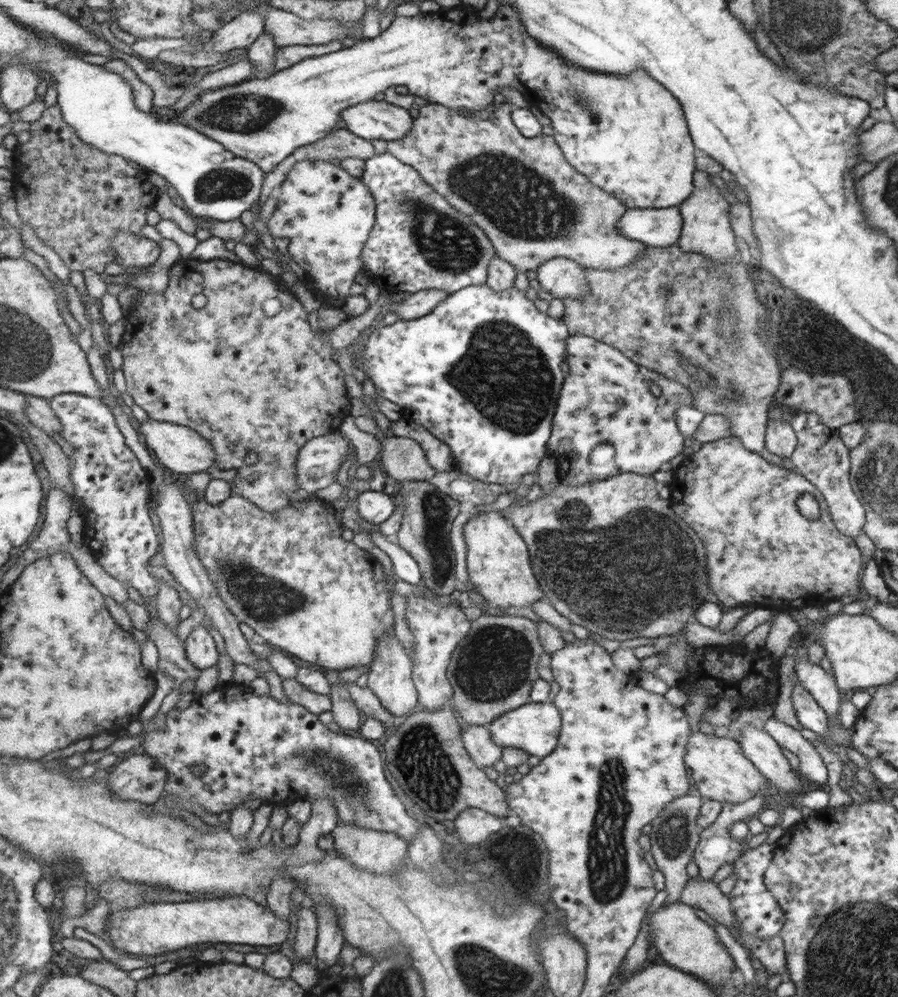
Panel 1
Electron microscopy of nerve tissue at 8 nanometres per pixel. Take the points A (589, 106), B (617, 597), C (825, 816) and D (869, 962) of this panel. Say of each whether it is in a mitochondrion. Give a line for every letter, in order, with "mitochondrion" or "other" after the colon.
A: mitochondrion
B: mitochondrion
C: other
D: mitochondrion

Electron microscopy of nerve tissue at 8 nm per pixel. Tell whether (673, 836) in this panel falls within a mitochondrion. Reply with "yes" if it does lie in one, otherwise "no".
yes

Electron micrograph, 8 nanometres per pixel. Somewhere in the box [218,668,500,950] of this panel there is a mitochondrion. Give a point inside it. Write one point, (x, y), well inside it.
(426, 765)

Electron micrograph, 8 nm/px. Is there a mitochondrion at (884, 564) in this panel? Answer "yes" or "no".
no

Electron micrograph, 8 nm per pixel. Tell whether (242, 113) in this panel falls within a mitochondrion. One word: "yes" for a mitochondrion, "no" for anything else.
yes

